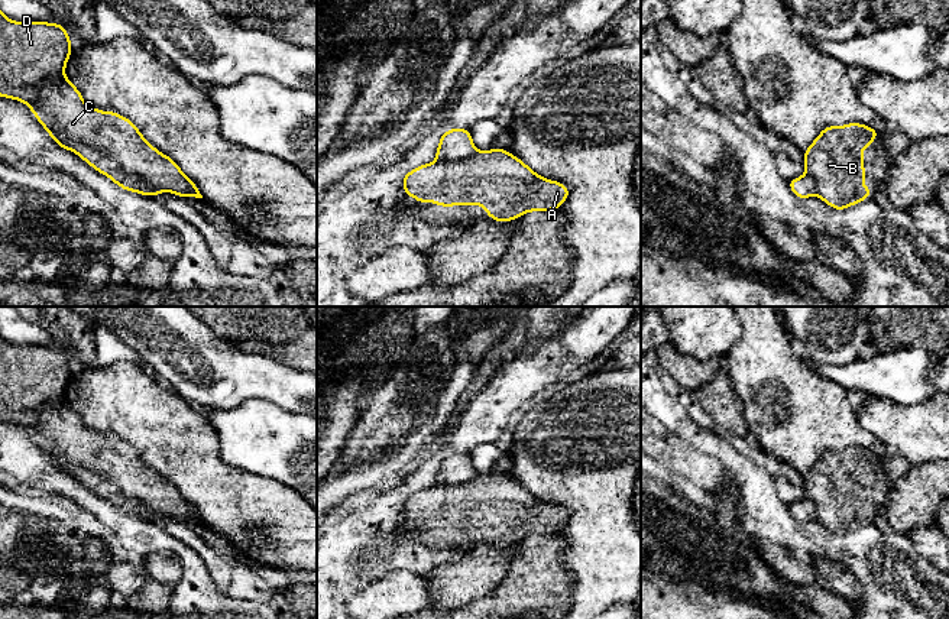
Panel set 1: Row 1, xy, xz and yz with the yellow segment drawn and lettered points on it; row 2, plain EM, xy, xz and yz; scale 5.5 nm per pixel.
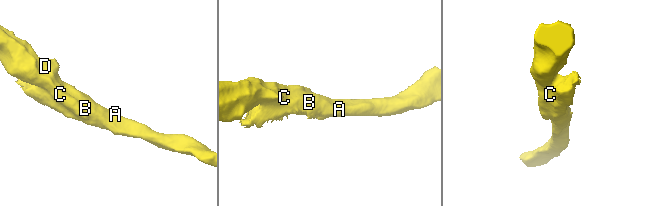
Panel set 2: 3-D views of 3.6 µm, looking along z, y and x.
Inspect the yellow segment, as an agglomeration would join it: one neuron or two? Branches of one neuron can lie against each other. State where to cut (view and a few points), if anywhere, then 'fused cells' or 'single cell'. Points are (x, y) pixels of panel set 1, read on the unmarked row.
cut xy (64, 466), (90, 469), (122, 495), (138, 499), (155, 518); fused cells

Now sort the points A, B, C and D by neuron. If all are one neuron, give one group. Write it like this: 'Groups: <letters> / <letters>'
Groups: A B C / D

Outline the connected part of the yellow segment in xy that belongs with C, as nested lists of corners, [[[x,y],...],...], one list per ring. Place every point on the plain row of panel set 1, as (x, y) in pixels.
[[[64,396],[41,406],[38,417],[38,425],[29,432],[61,473],[67,473],[67,466],[91,470],[113,484],[122,496],[140,500],[155,519],[168,515],[184,522],[203,522],[197,509],[169,480],[155,473],[135,447],[114,435],[101,435],[87,430],[81,417]]]

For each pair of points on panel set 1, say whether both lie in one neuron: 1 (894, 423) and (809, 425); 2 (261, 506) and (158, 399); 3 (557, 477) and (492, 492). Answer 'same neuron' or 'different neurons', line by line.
1: different neurons
2: same neuron
3: different neurons

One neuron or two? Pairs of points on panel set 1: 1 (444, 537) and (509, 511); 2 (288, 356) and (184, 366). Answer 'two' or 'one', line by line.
1: one
2: two

